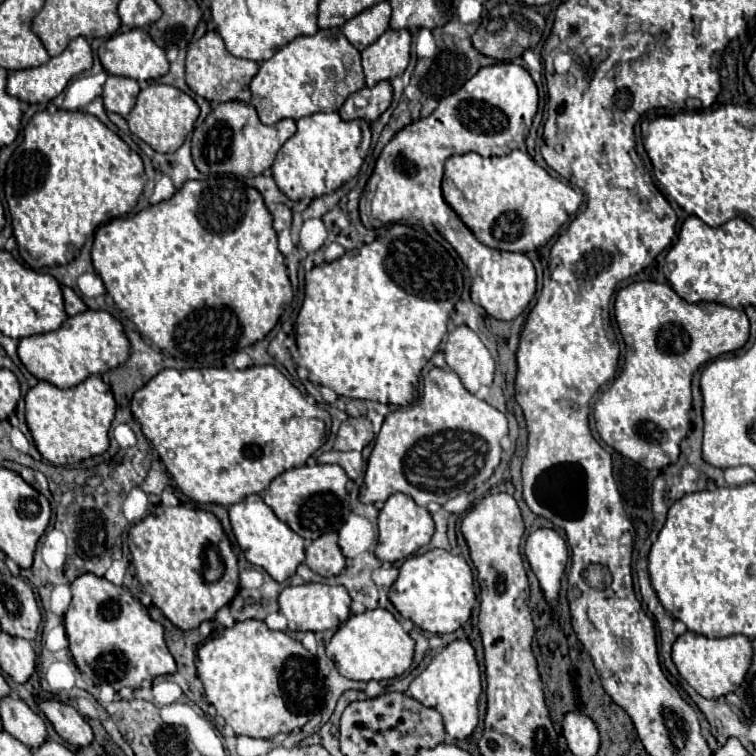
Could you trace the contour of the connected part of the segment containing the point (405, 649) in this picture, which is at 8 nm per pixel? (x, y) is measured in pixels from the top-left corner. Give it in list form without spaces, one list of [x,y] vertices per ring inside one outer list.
[[[385,609],[351,615],[327,645],[327,657],[335,661],[337,671],[355,681],[381,681],[403,675],[413,661],[413,639],[403,631],[401,623]]]

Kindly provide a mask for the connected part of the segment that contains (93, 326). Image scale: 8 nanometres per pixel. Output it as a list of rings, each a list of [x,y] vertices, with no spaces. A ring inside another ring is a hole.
[[[87,309],[85,313],[69,317],[57,331],[23,337],[19,341],[17,353],[25,369],[39,381],[69,389],[83,383],[91,375],[103,375],[105,371],[125,363],[129,357],[129,341],[121,323],[107,311]]]

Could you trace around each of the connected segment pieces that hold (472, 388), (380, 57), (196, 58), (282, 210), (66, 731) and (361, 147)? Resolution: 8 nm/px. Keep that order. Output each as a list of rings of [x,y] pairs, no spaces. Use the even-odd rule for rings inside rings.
[[[459,325],[449,333],[445,345],[445,361],[447,367],[461,377],[461,383],[469,393],[477,393],[483,385],[493,383],[493,357],[477,333],[467,325]]]
[[[387,29],[373,45],[361,51],[367,87],[375,87],[379,81],[391,81],[401,75],[409,65],[409,51],[411,35],[407,29]]]
[[[209,31],[199,41],[189,45],[187,61],[185,61],[185,81],[187,81],[187,85],[193,93],[207,99],[209,103],[225,103],[225,101],[249,103],[251,93],[249,93],[247,87],[249,87],[249,81],[253,77],[251,69],[253,69],[253,75],[255,75],[259,65],[255,61],[233,57],[225,49],[221,35],[217,31]]]
[[[277,205],[273,211],[273,229],[279,233],[291,227],[291,211],[285,205]]]
[[[41,701],[39,707],[45,717],[53,723],[59,737],[75,747],[87,747],[93,743],[93,729],[91,725],[71,707],[59,701]]]
[[[315,113],[297,121],[297,133],[285,141],[271,167],[277,187],[291,199],[315,199],[333,193],[345,181],[353,179],[371,145],[369,125],[361,119],[343,121],[339,113]]]

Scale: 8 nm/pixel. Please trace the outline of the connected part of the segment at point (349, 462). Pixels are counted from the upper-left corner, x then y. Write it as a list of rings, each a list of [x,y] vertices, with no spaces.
[[[329,451],[319,457],[319,463],[335,463],[343,467],[349,479],[357,479],[363,475],[363,459],[359,451]]]

